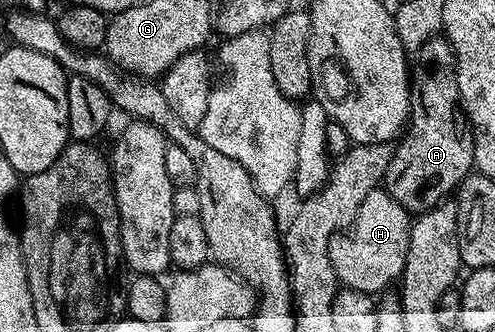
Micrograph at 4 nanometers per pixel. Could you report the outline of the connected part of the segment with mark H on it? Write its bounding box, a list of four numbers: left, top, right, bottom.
[330,187,412,295]

